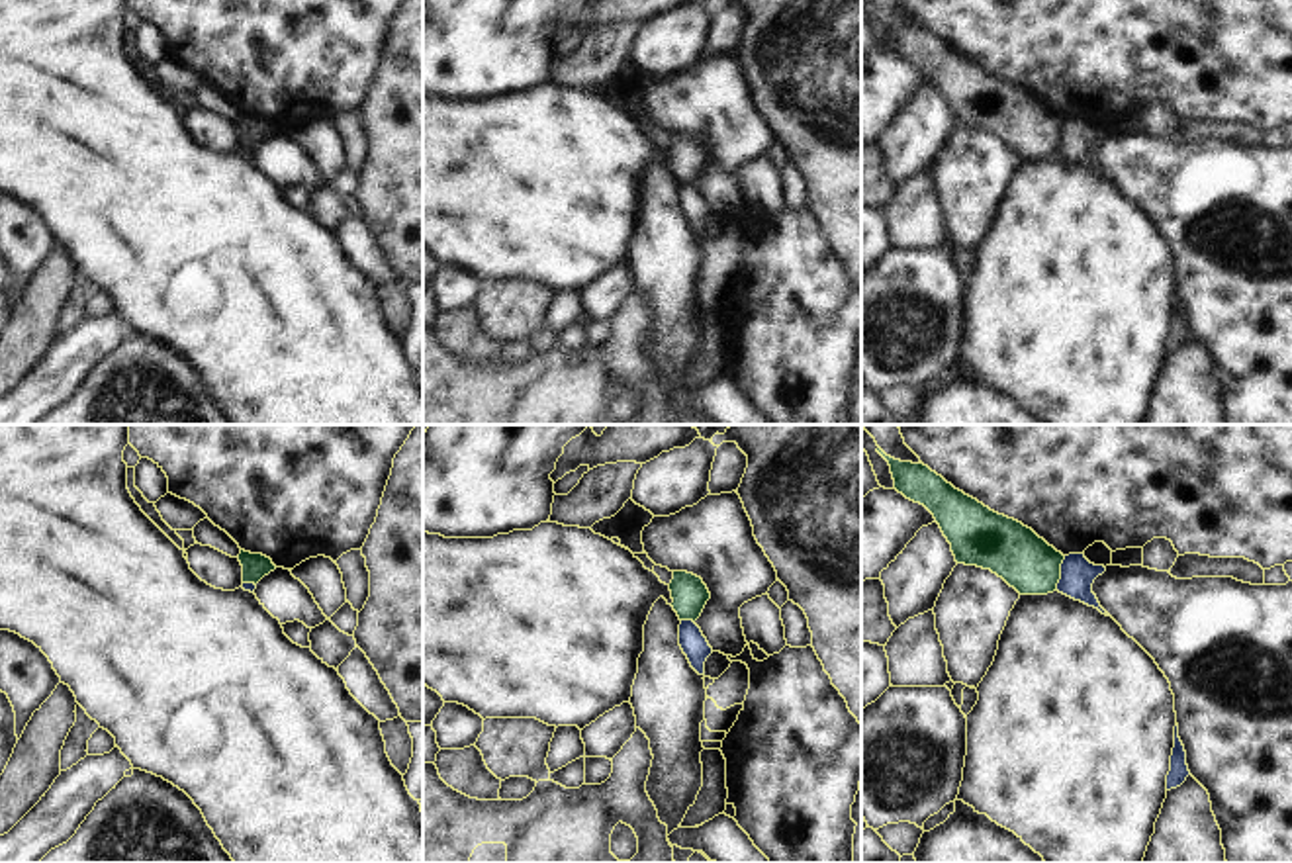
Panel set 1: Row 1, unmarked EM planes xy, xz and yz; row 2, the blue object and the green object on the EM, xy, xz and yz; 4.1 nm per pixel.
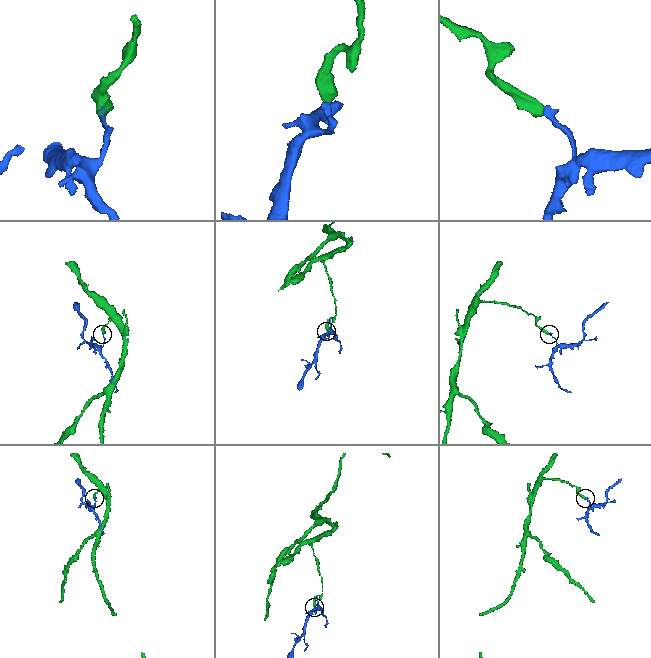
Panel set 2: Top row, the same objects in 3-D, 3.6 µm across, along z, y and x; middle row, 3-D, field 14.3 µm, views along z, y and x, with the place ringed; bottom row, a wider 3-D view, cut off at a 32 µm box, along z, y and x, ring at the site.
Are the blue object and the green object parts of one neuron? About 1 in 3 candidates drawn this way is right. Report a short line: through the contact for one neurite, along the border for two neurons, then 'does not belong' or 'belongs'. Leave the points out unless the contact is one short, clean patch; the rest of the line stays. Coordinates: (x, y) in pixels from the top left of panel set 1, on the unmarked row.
yz (1065, 118), (1056, 151) | does not belong

